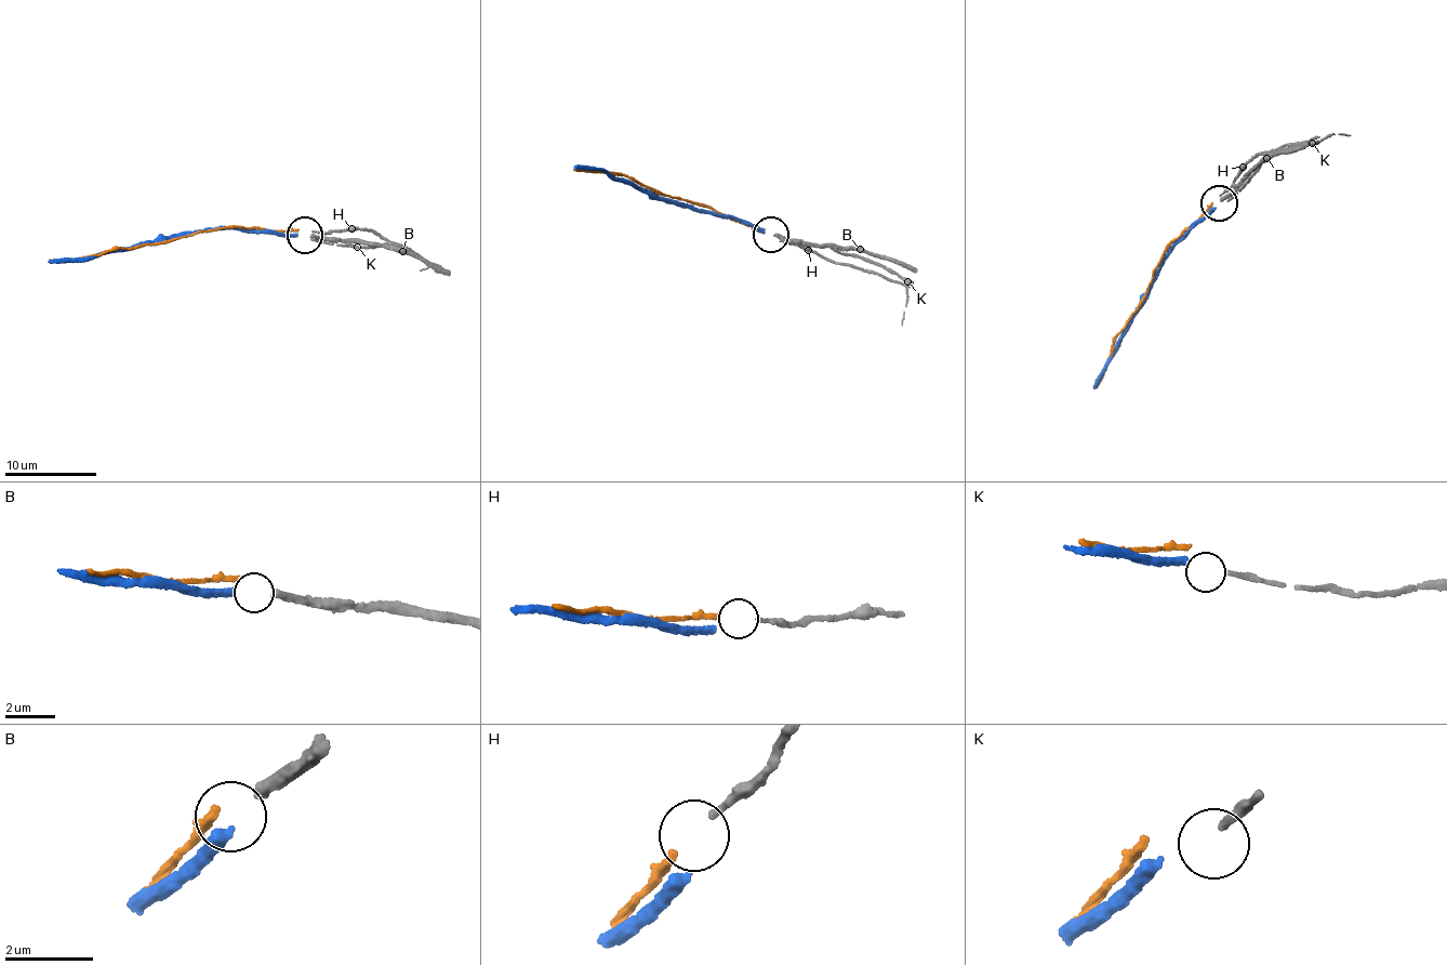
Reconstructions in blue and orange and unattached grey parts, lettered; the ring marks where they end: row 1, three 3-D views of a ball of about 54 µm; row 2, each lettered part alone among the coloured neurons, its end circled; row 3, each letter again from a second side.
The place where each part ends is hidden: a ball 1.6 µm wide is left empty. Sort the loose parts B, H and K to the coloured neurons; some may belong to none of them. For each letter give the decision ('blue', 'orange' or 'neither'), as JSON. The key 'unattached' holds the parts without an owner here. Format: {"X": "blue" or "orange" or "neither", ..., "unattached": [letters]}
{"B": "blue", "H": "orange", "K": "neither", "unattached": ["K"]}

